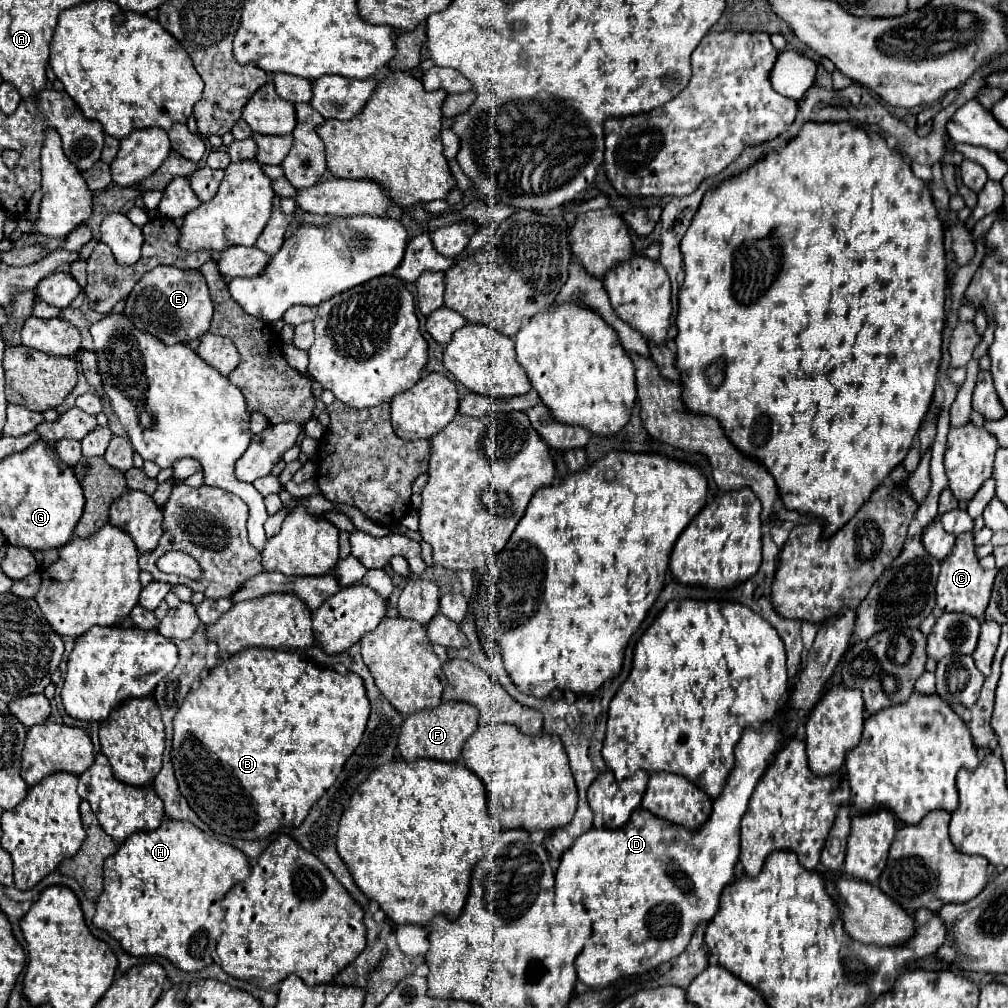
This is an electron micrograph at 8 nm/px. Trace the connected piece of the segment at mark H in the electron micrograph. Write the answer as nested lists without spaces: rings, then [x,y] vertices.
[[[165,817],[163,823],[155,831],[137,831],[137,833],[133,833],[129,839],[125,839],[125,843],[121,843],[121,847],[115,855],[105,859],[105,863],[103,863],[103,893],[97,899],[97,911],[95,911],[95,917],[93,917],[93,925],[99,927],[99,929],[109,931],[117,941],[121,941],[123,949],[129,955],[135,955],[135,957],[139,957],[139,955],[161,955],[161,957],[167,957],[173,965],[177,965],[183,971],[199,971],[199,969],[203,969],[203,967],[207,967],[215,961],[215,947],[217,947],[217,939],[221,937],[221,923],[225,919],[225,909],[221,907],[221,901],[223,901],[225,893],[235,883],[241,883],[241,881],[247,879],[249,871],[251,871],[249,859],[237,847],[221,843],[217,837],[201,831],[199,827],[195,827],[189,821],[173,821],[173,819]]]

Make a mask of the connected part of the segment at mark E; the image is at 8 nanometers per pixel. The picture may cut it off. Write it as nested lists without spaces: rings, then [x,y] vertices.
[[[159,265],[147,271],[125,303],[125,315],[143,331],[155,335],[165,345],[191,343],[209,331],[213,317],[213,303],[207,293],[207,283],[199,269],[177,269],[171,265]]]

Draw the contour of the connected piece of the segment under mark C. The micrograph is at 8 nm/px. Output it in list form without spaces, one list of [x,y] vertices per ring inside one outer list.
[[[974,531],[959,535],[953,551],[941,563],[941,573],[939,573],[937,587],[935,587],[937,589],[937,607],[945,613],[957,611],[957,613],[969,613],[973,617],[981,617],[989,603],[995,575],[997,575],[997,569],[987,571],[979,565],[979,559],[975,555]]]

